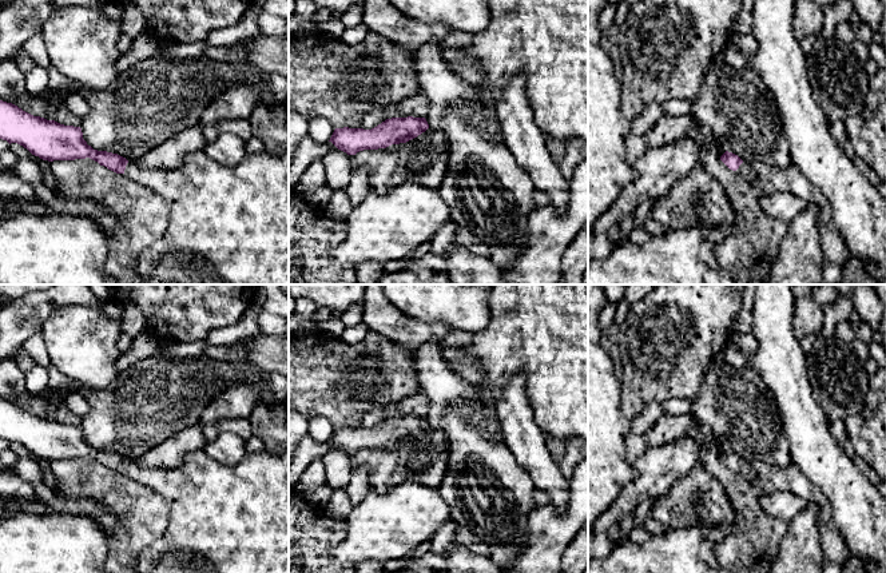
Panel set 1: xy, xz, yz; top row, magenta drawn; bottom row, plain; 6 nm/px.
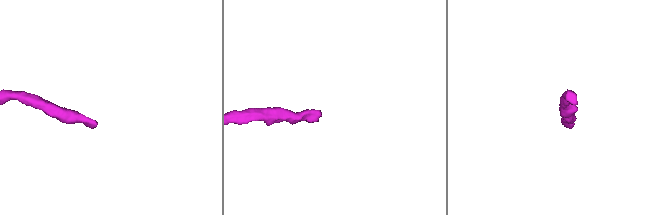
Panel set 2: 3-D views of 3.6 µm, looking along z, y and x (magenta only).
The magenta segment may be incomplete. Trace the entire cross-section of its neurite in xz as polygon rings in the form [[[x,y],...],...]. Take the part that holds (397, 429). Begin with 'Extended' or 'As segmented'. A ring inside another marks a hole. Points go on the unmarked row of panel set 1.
As segmented. [[[392,417],[372,429],[335,427],[329,441],[347,454],[355,454],[363,449],[378,449],[406,442],[428,427],[429,423],[425,417]]]

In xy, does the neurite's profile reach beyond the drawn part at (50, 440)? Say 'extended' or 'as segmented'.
extended

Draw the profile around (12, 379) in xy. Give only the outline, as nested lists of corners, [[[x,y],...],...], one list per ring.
[[[12,358],[0,361],[0,399],[12,402],[25,391],[25,371]]]

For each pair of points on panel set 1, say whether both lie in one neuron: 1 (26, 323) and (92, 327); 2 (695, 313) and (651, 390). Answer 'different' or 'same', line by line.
1: different
2: same

